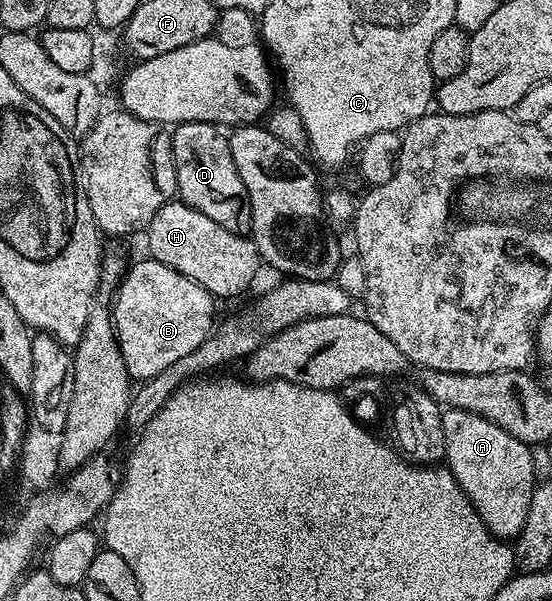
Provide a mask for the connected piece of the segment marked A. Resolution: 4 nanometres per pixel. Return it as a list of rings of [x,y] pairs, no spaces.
[[[466,410],[444,411],[443,436],[447,468],[471,500],[483,524],[496,538],[516,539],[523,520],[527,520],[527,508],[533,495],[534,451],[526,442],[515,440],[511,432],[499,428],[499,424],[491,424],[491,420]]]

